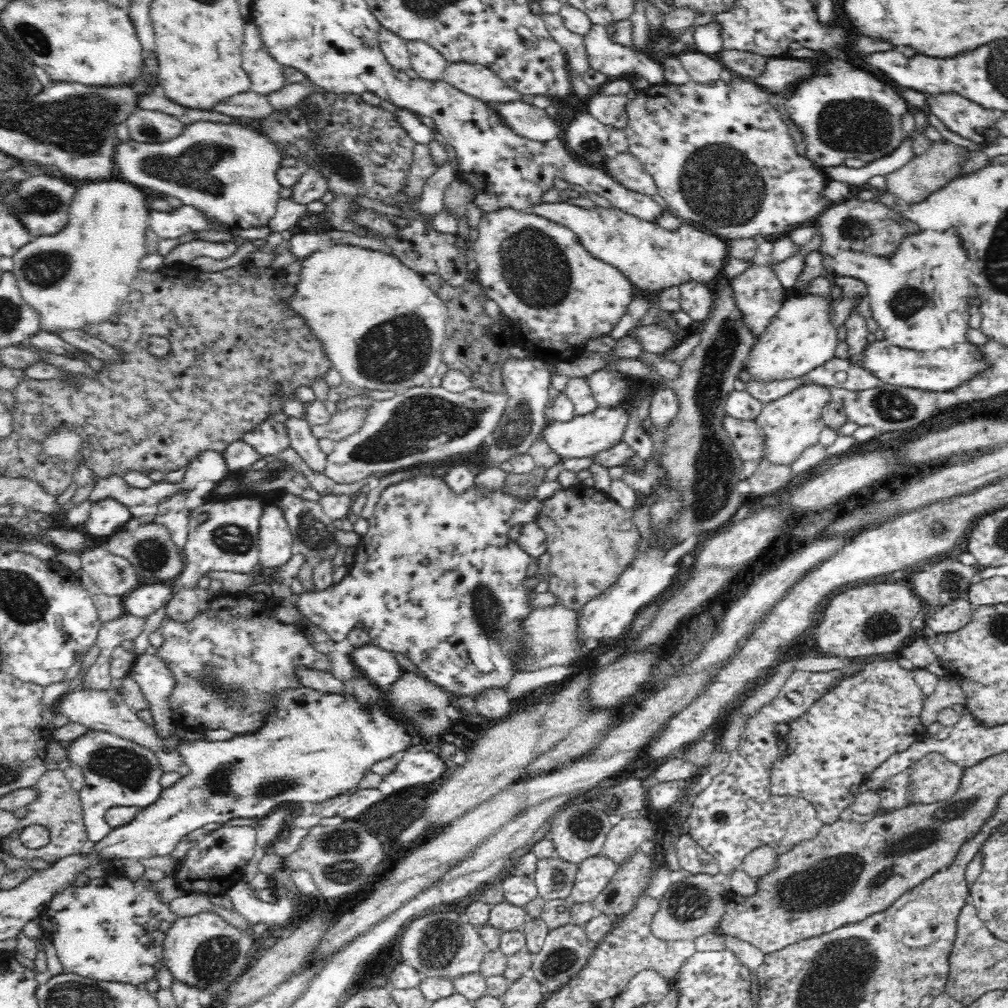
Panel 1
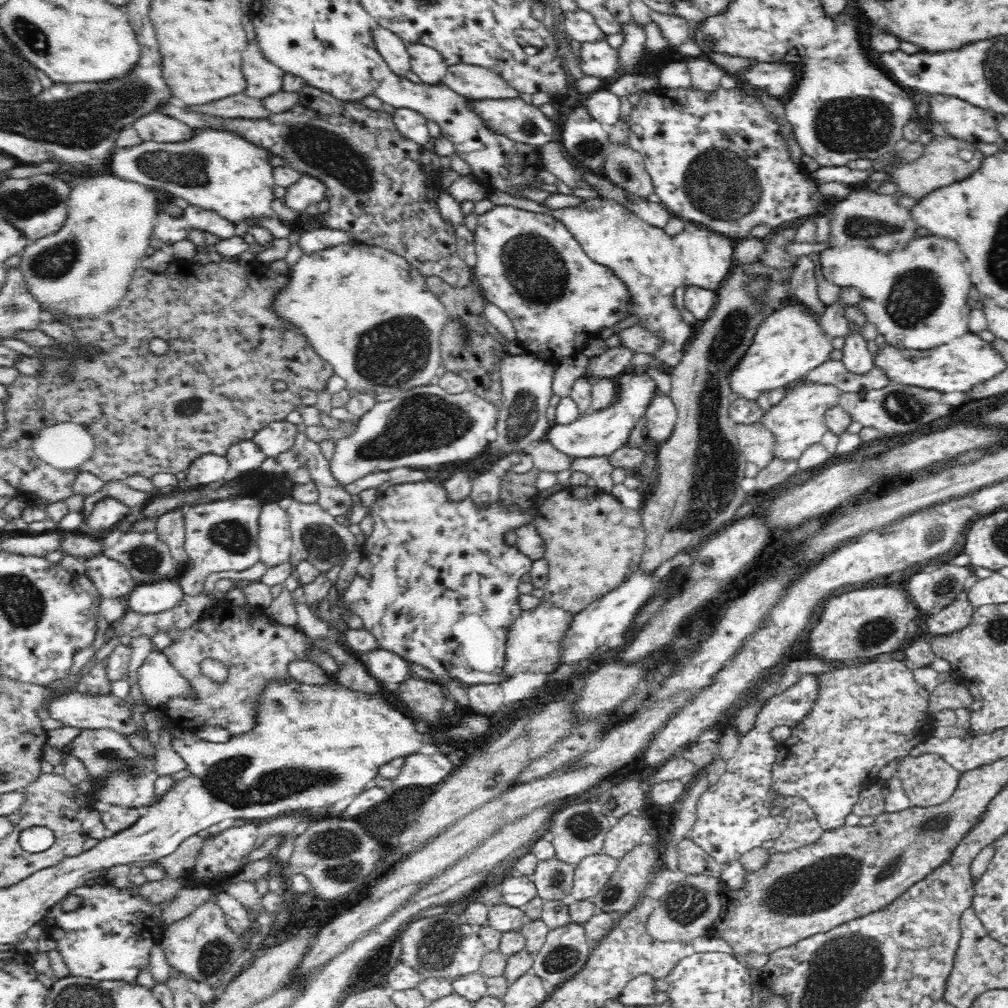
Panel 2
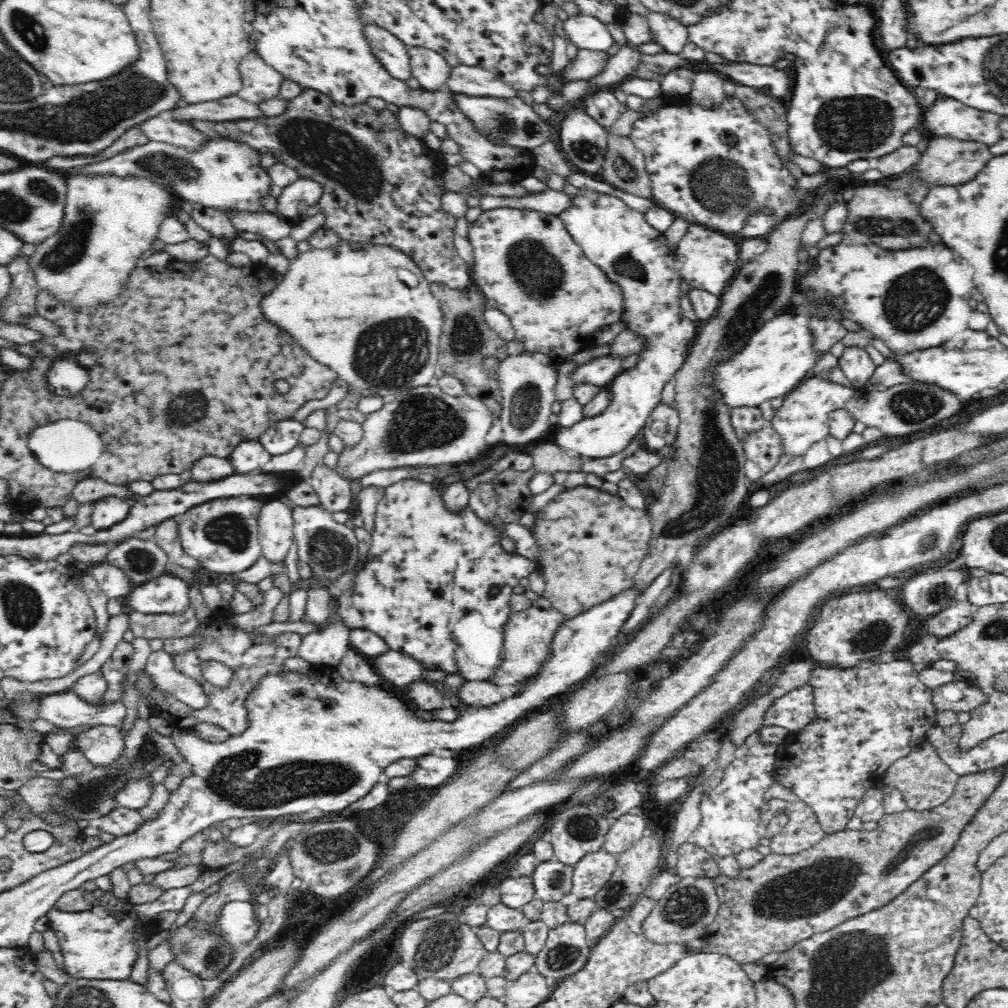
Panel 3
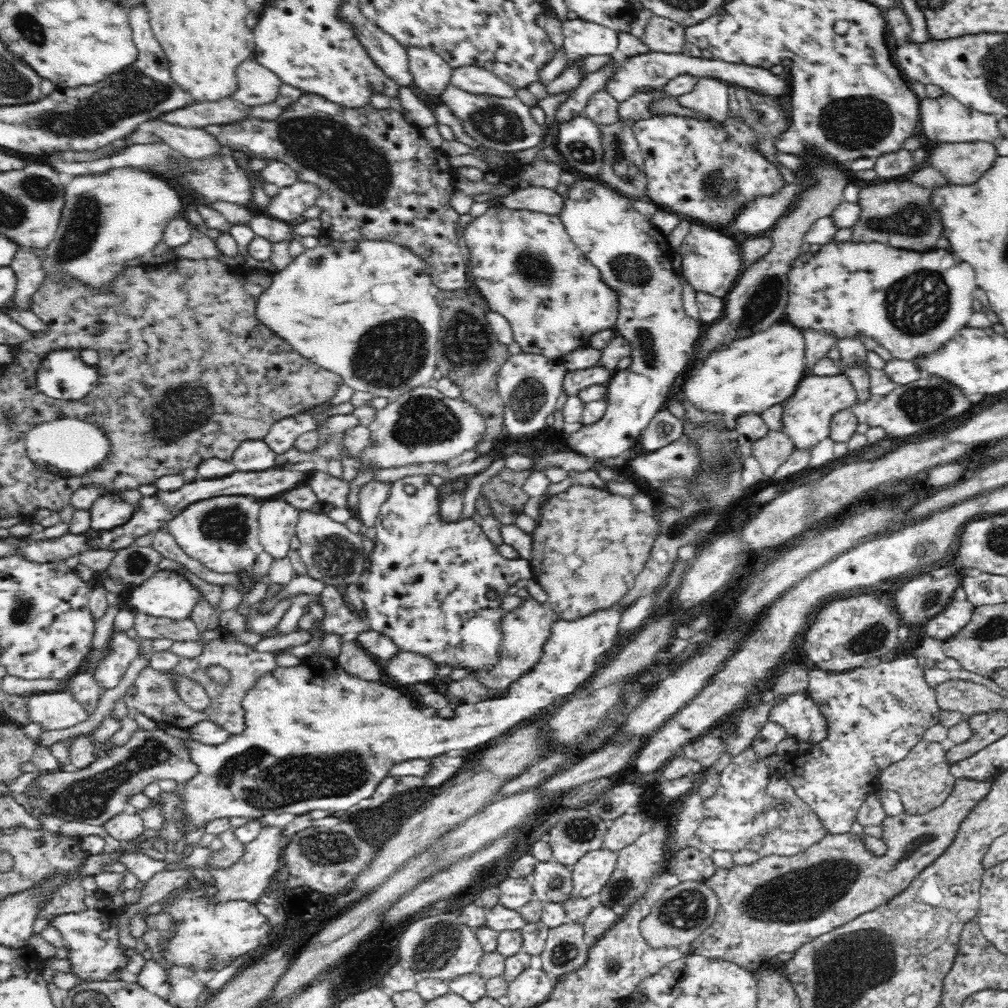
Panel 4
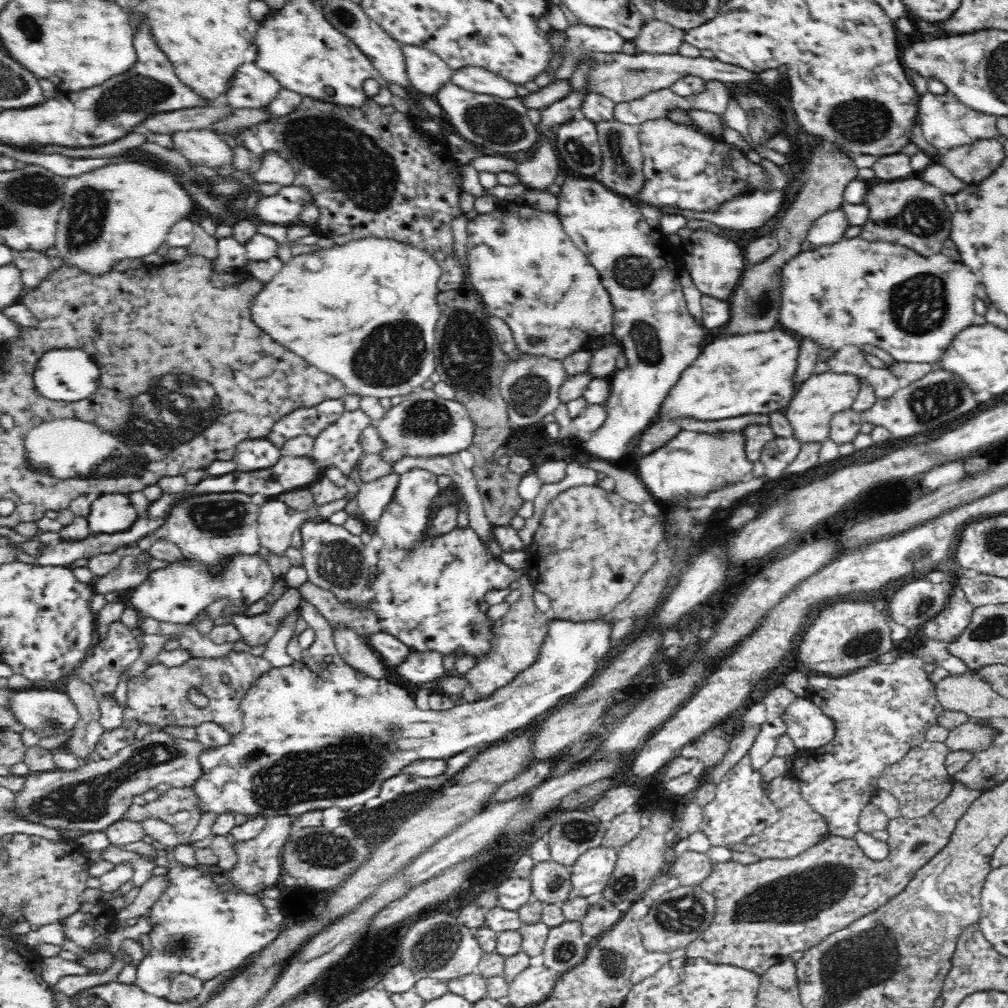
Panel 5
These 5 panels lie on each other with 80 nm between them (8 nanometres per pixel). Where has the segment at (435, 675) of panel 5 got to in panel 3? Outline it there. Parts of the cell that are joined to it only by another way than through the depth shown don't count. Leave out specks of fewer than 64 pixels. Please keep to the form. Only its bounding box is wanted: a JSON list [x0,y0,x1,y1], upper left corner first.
[364,649,427,689]

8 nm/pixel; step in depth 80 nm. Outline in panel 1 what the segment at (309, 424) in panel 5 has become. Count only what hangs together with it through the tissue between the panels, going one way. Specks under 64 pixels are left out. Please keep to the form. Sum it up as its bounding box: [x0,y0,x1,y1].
[240,418,290,457]

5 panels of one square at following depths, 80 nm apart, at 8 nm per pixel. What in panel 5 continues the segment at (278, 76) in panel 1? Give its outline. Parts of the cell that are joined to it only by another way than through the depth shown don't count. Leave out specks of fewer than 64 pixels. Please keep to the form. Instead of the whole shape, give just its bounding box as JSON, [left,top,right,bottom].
[226,64,281,109]

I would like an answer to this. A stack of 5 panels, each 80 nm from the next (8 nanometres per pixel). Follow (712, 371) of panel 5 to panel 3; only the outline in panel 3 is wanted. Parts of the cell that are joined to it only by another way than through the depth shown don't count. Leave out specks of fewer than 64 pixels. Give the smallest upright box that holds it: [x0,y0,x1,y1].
[716,307,822,408]

